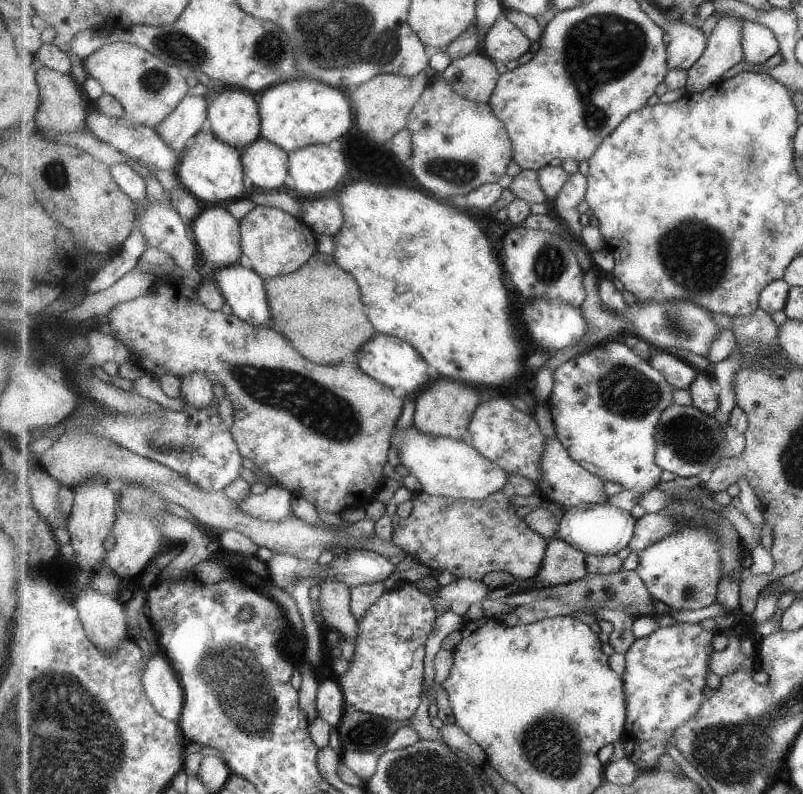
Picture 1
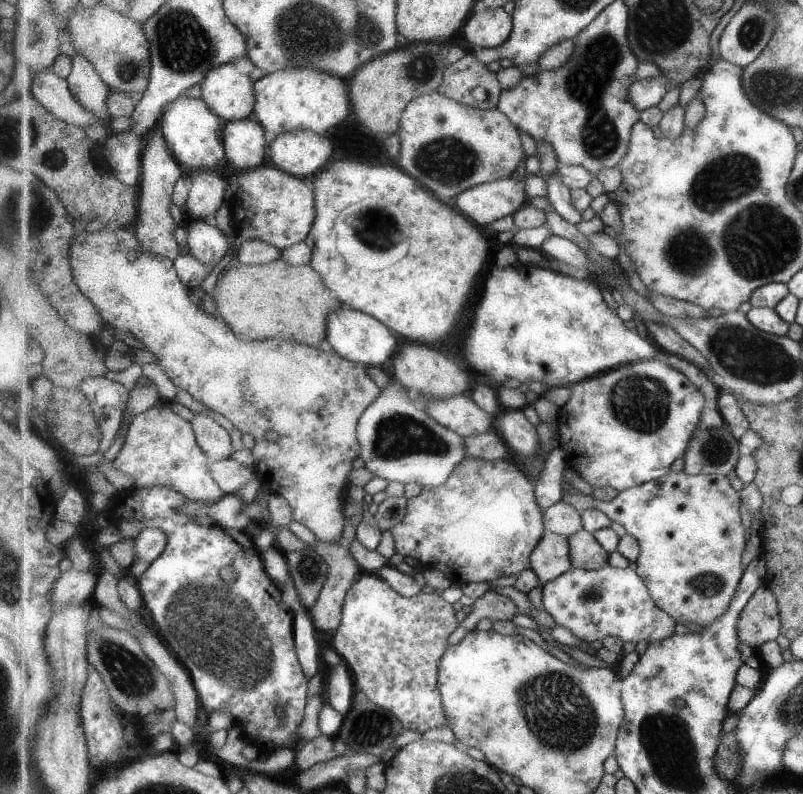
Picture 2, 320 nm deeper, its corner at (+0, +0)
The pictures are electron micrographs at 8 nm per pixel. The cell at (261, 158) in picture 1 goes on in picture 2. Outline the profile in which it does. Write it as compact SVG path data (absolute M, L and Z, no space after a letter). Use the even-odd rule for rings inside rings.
M251 118L224 122L223 136L228 162L237 170L253 170L270 163L270 145L263 126Z

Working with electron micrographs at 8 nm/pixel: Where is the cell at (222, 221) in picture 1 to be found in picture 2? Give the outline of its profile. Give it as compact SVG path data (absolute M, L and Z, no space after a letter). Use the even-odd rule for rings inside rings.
M192 172L188 174L192 182L185 212L192 219L199 218L204 221L212 221L219 208L225 202L225 189L229 183L219 176L217 172Z

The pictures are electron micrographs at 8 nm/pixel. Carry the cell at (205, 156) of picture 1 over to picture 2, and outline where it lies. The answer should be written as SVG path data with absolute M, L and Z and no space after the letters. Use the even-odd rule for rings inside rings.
M185 94L179 96L162 108L161 127L165 138L174 147L174 156L178 160L186 175L192 172L207 172L219 166L223 158L227 158L224 123L219 119L202 98L187 98Z

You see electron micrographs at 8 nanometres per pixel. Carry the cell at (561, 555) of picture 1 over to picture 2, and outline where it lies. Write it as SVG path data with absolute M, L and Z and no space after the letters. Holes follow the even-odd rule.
M547 531L532 555L532 571L545 586L572 570L570 538Z

